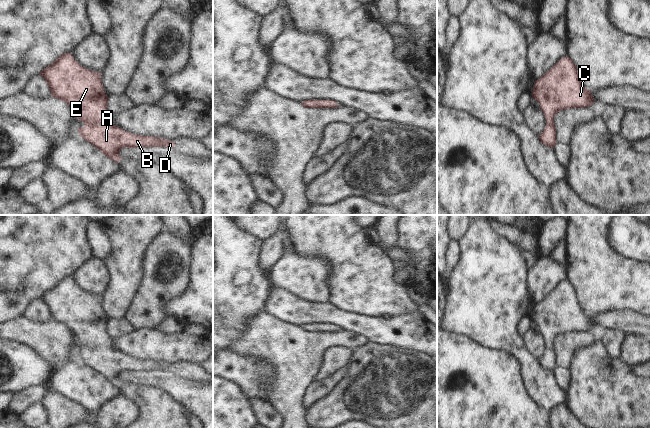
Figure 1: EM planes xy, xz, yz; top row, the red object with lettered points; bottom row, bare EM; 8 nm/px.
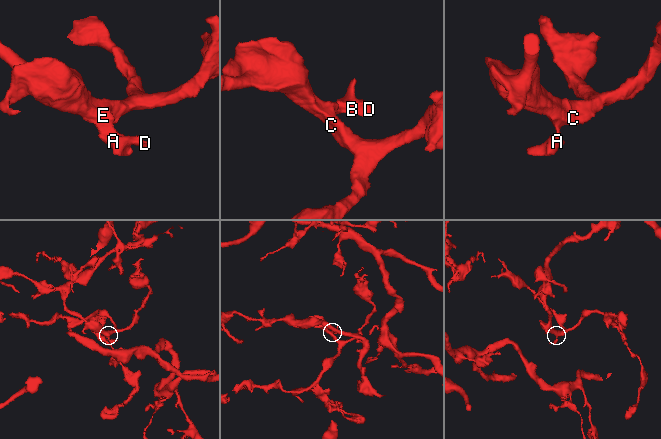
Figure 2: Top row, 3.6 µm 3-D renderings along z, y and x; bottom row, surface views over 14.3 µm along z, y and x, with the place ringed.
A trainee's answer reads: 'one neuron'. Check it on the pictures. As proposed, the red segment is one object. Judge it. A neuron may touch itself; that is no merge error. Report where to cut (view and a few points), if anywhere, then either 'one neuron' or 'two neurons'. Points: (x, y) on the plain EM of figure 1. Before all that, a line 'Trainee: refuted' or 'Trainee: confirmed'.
Trainee: confirmed
no cut | one neuron

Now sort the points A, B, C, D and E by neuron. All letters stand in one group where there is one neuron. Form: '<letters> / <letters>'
A B C D E

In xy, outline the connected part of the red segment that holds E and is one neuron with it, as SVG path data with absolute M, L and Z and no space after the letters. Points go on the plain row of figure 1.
M71 277L61 278L39 299L45 303L51 320L67 327L84 347L78 352L78 358L111 384L119 387L122 383L119 375L124 371L174 372L174 365L135 359L112 349L101 296L82 291Z

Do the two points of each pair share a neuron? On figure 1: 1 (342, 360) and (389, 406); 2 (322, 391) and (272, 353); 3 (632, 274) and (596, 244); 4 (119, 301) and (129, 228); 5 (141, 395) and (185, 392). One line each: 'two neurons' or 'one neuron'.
1: two neurons
2: two neurons
3: one neuron
4: one neuron
5: two neurons

